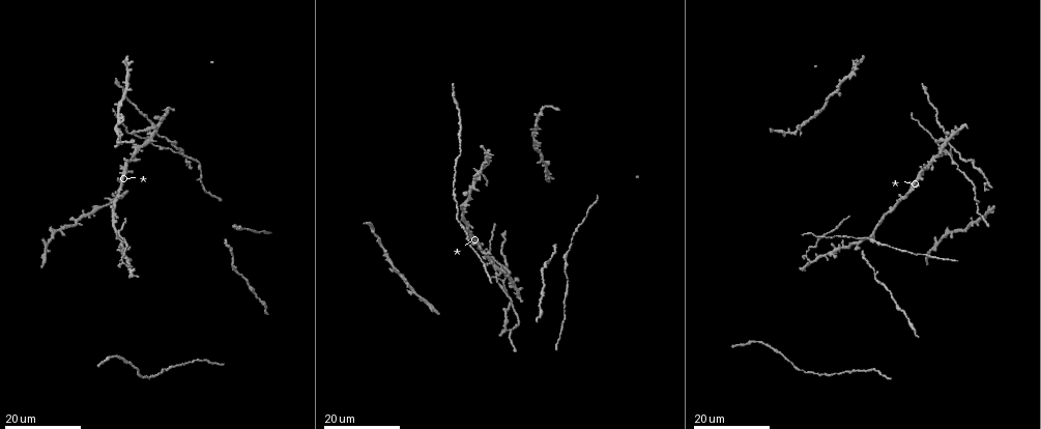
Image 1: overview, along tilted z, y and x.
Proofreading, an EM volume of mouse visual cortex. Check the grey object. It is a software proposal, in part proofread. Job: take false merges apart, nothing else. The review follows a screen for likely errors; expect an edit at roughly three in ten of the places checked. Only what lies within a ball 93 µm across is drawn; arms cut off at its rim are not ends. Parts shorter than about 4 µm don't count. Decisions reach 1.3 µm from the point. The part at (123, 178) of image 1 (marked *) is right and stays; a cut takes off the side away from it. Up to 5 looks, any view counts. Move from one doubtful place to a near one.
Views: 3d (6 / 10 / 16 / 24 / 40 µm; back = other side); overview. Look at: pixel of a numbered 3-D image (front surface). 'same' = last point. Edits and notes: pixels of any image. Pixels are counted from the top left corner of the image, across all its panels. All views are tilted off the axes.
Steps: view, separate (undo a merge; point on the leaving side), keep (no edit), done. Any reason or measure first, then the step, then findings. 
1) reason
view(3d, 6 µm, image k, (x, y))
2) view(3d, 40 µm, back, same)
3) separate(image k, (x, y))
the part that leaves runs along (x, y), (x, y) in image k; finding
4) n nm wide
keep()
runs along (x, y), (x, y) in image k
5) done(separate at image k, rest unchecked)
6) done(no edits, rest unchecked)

a fork
view(3d, 16 µm, image 1, (128, 268))

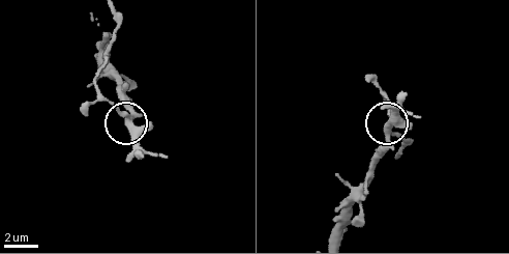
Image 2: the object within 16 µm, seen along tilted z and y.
closer look
view(3d, 6 µm, image 2, (126, 117))

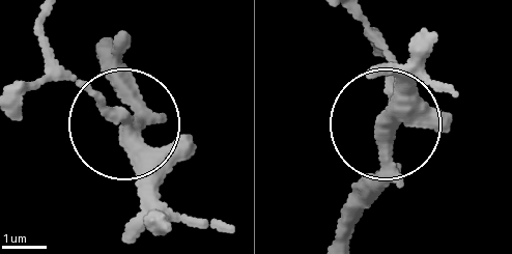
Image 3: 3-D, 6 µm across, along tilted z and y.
side arm 21 µm; 3 arms
separate(image 3, (82, 83))
a second cell is stuck on

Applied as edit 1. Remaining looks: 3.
side arm on a straight run
view(3d, 24 µm, image 1, (469, 194))

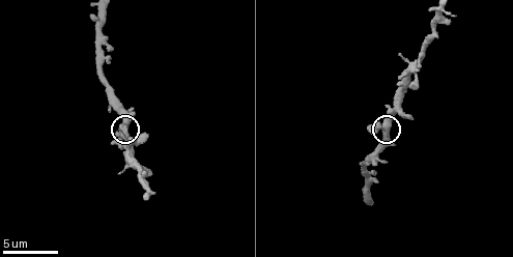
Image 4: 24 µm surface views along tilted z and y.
view(3d, 10 µm, image 4, (386, 131))

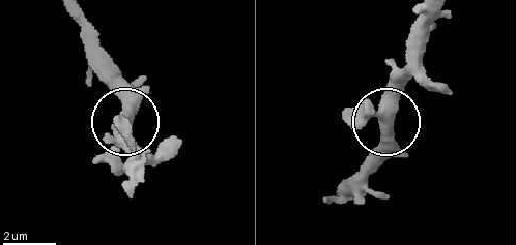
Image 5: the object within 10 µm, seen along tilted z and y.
360 nm wide
keep()
continuous, no second cell

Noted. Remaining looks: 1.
done(separate at image 3, rest unchecked)

